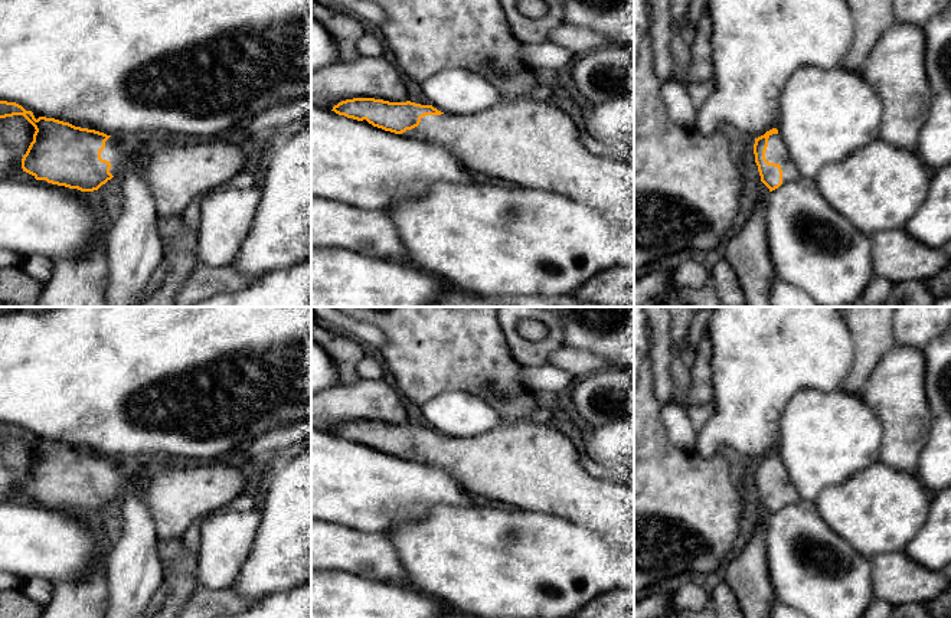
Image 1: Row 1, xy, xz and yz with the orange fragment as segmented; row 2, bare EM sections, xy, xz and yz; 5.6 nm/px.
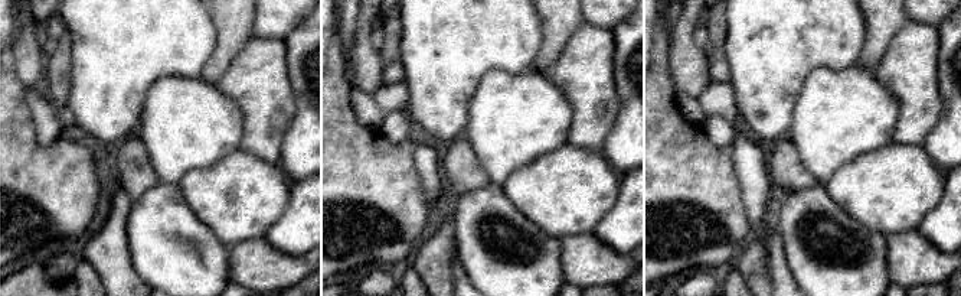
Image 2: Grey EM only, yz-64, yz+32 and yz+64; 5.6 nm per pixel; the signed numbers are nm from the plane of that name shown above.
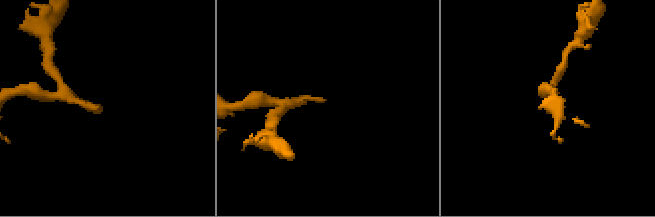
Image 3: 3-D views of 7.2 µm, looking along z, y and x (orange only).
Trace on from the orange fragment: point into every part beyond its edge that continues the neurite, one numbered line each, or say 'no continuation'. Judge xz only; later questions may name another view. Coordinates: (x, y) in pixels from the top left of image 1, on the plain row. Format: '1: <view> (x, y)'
1: xz (430, 350)

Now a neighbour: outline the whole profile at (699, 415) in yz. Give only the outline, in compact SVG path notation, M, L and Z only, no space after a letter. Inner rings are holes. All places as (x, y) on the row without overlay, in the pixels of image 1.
M710 400L700 406L689 406L687 409L689 409L689 415L690 415L693 428L699 434L705 428L705 425L710 419L710 416L713 415L715 405L713 405L713 400Z

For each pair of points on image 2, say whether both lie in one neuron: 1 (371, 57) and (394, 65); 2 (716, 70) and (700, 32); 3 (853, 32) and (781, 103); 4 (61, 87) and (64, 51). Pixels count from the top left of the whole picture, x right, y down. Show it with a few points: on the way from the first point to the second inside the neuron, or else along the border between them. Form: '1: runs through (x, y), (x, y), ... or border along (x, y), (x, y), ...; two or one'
1: border along (378, 51), (382, 59), (383, 84); two
2: border along (703, 20), (708, 29), (708, 44), (705, 48); two
3: runs through (830, 35), (785, 80); one
4: runs through (61, 78), (61, 59); one

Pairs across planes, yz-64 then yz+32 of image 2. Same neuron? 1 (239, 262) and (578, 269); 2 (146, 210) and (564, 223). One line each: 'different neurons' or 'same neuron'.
1: same neuron
2: different neurons

